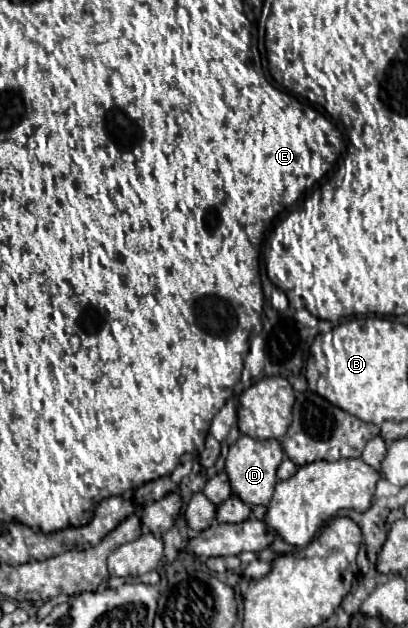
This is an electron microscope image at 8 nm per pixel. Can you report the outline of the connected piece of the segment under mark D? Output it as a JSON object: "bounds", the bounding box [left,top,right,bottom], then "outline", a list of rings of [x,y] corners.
{"bounds":[226,435,284,505],"outline":[[[242,435],[228,451],[226,457],[226,473],[232,485],[232,491],[248,505],[268,505],[274,493],[274,487],[278,483],[276,477],[276,469],[282,463],[284,451],[282,445],[276,439],[268,439],[268,441],[260,441],[260,439],[252,439],[248,435]]]}

